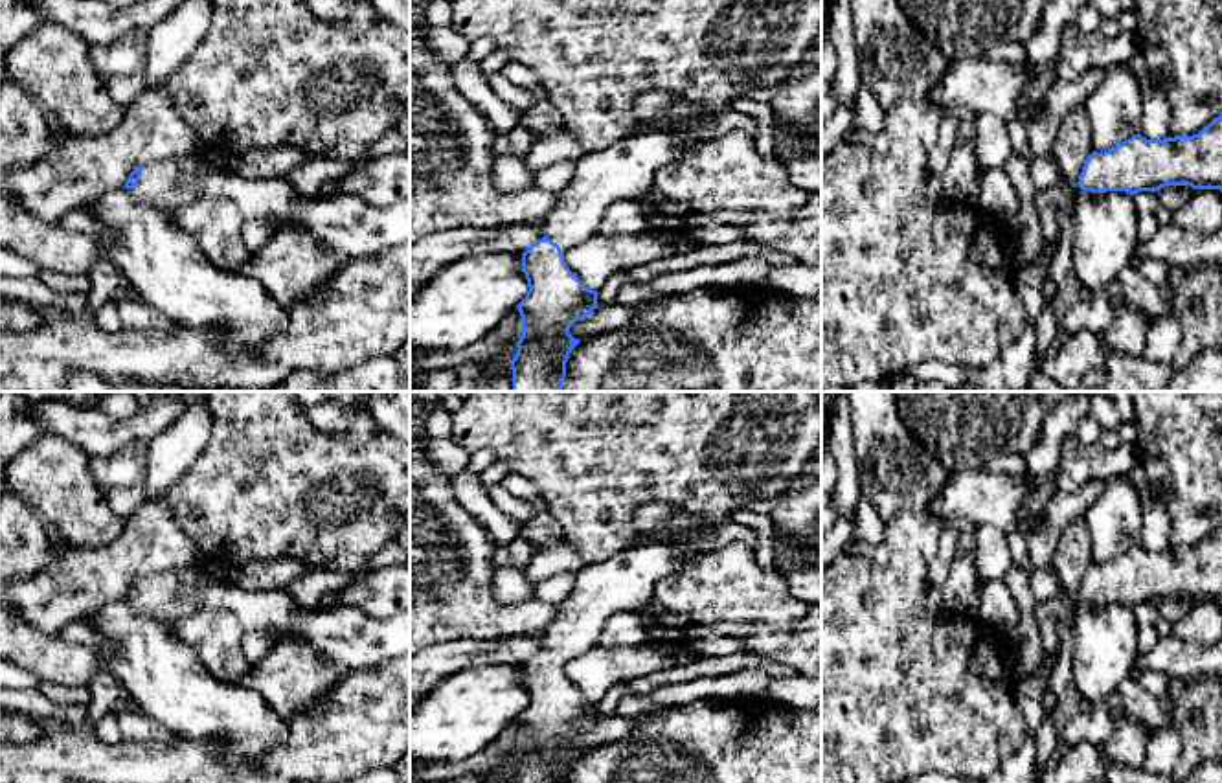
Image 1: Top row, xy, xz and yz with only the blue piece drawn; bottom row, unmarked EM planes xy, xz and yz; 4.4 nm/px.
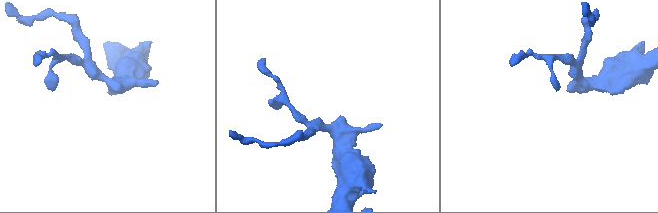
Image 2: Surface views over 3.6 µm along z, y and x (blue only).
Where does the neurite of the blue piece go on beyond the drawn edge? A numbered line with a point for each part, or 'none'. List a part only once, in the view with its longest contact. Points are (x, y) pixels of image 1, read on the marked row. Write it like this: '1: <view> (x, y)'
1: xy (158, 181)

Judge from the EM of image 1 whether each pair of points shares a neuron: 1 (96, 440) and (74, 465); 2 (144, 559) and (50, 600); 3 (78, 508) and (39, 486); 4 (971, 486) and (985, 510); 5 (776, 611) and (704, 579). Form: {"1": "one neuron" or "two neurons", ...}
{"1": "two neurons", "2": "one neuron", "3": "one neuron", "4": "one neuron", "5": "one neuron"}

